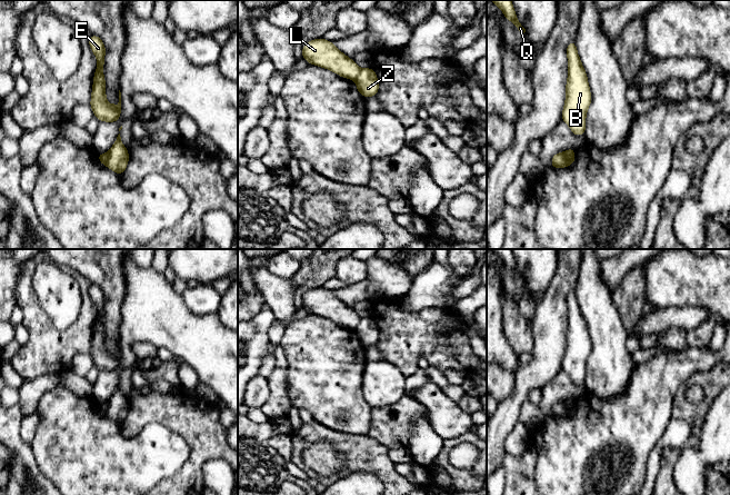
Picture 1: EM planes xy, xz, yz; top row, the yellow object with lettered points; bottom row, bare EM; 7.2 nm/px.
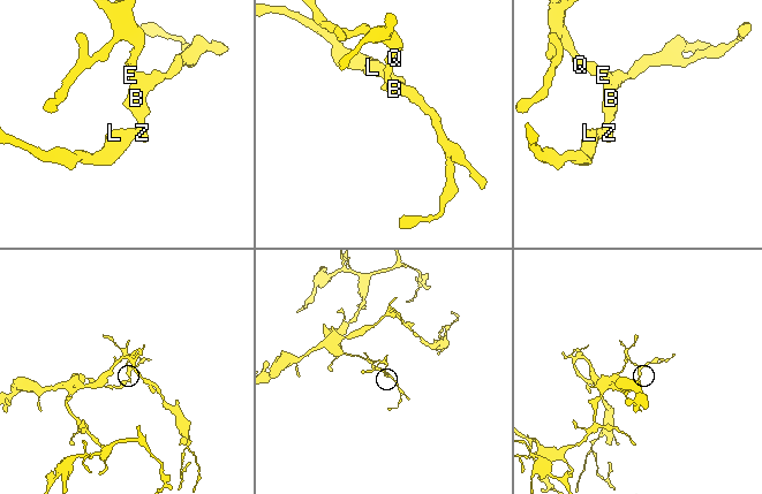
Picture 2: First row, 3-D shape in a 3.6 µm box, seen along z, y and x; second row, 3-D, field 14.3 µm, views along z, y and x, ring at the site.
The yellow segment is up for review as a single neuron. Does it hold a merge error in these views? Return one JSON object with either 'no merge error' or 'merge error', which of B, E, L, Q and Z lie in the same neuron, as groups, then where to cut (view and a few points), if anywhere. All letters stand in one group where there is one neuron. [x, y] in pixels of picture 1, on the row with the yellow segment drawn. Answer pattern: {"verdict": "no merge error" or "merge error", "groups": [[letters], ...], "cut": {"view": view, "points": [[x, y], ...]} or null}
{"verdict": "merge error", "groups": [["B", "E", "Q", "Z"], ["L"]], "cut": {"view": "yz", "points": [[563, 154], [563, 160], [559, 167]]}}

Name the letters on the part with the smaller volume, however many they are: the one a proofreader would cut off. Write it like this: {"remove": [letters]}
{"remove": ["B", "E", "Q", "Z"]}

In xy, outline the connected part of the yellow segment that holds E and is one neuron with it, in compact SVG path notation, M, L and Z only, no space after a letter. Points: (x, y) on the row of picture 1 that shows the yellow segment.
M92 34L89 38L89 47L97 57L97 70L93 76L93 86L91 92L90 107L94 117L99 121L114 122L120 119L121 115L121 92L119 90L119 102L113 106L107 101L106 79L103 76L106 47L100 37Z

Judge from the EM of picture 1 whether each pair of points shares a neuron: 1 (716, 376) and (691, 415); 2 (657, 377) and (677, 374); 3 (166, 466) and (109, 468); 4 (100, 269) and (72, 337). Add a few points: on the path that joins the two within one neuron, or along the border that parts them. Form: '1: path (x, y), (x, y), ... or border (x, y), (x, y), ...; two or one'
1: path (711, 386), (710, 396), (701, 406); one
2: path (661, 375), (672, 374); one
3: path (151, 466), (123, 467); one
4: border (78, 274), (81, 274), (92, 283); two

